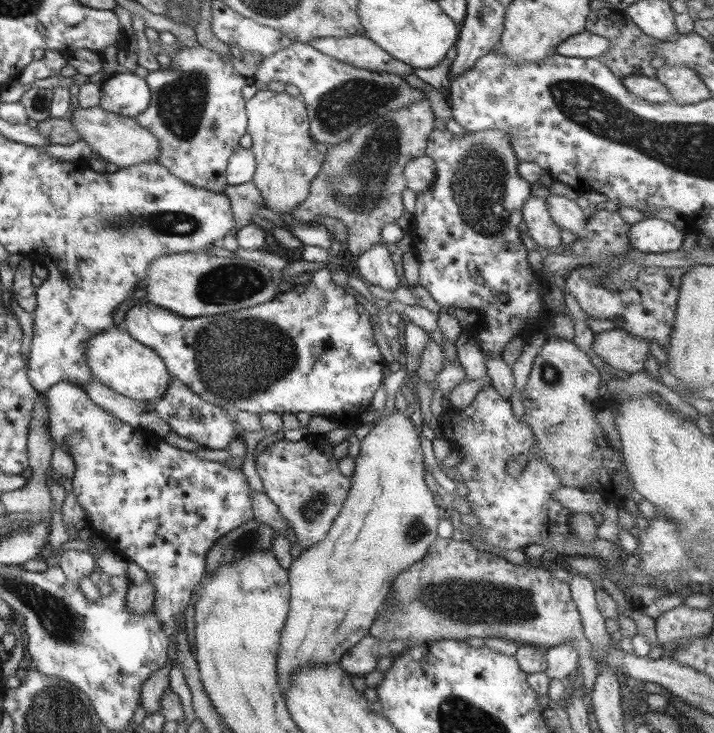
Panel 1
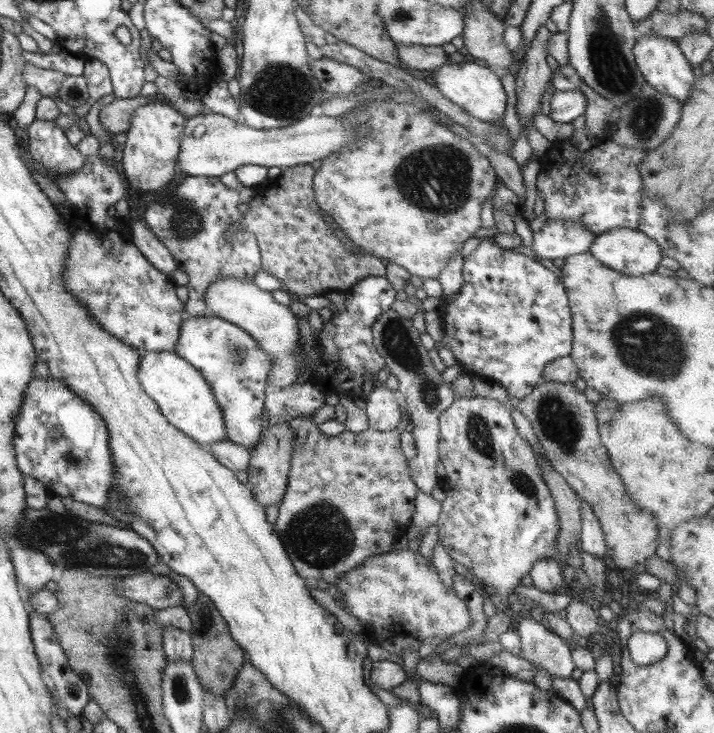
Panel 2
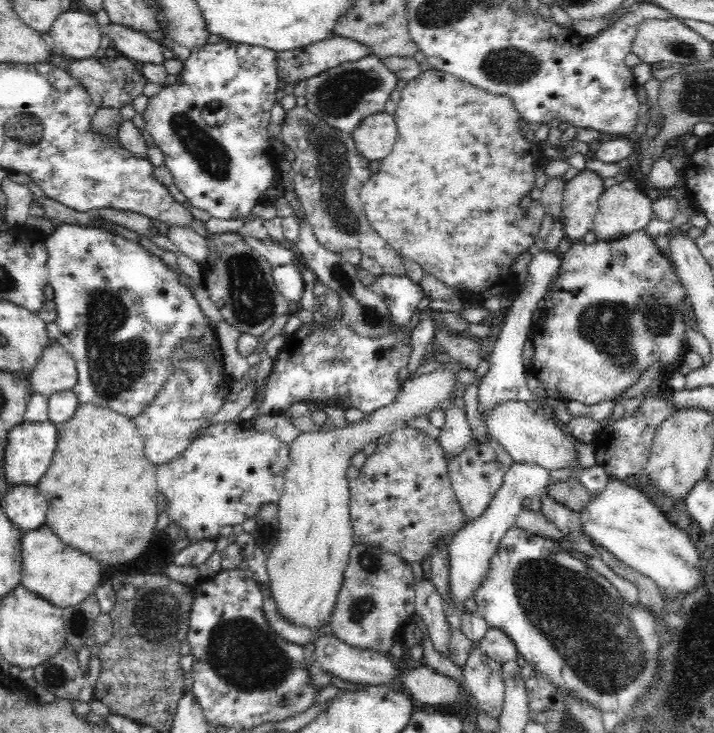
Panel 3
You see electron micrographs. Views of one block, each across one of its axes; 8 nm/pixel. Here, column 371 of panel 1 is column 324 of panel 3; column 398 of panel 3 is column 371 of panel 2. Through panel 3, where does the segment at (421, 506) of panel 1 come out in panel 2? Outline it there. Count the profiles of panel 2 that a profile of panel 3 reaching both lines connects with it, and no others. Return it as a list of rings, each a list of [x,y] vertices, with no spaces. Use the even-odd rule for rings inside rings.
[[[376,382],[371,396],[367,396],[365,401],[368,429],[375,432],[395,430],[402,413],[391,390],[387,390],[383,383]]]

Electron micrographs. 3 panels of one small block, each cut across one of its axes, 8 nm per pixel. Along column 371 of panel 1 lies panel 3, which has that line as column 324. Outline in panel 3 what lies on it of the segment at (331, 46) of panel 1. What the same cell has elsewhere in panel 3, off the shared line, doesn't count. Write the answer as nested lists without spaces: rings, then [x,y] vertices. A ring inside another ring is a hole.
[[[336,36],[306,48],[278,53],[278,75],[292,80],[309,79],[329,68],[356,62],[371,55],[370,47],[351,38]]]

